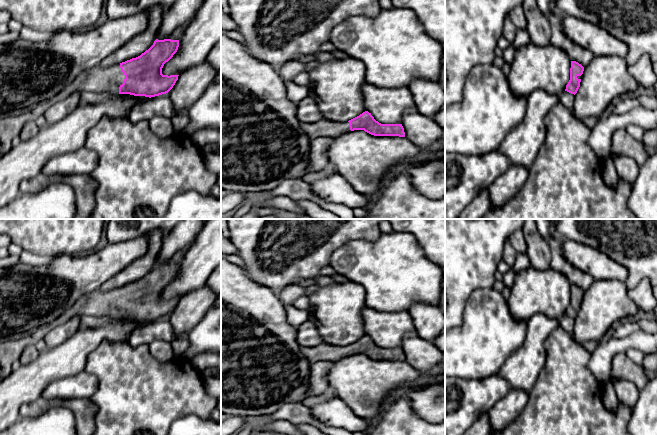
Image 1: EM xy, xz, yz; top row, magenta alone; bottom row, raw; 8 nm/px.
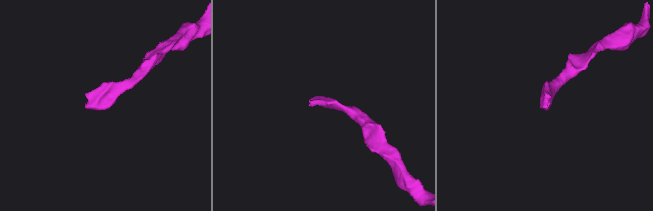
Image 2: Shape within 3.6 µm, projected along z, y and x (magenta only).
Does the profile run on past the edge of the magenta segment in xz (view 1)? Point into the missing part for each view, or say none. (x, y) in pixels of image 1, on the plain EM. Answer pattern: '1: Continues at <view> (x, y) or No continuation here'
1: Continues at xz (323, 351)

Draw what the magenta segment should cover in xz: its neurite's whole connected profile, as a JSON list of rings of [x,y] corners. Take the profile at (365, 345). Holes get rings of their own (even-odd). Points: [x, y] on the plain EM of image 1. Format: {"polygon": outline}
{"polygon": [[[368,335],[347,346],[333,346],[322,342],[314,347],[301,347],[301,353],[310,364],[321,360],[336,361],[354,354],[364,354],[374,360],[405,361],[402,348],[381,348]]]}

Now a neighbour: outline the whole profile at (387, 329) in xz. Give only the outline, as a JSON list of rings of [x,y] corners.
[[[365,307],[362,319],[366,335],[381,348],[401,348],[403,337],[416,332],[408,311],[380,312]]]

